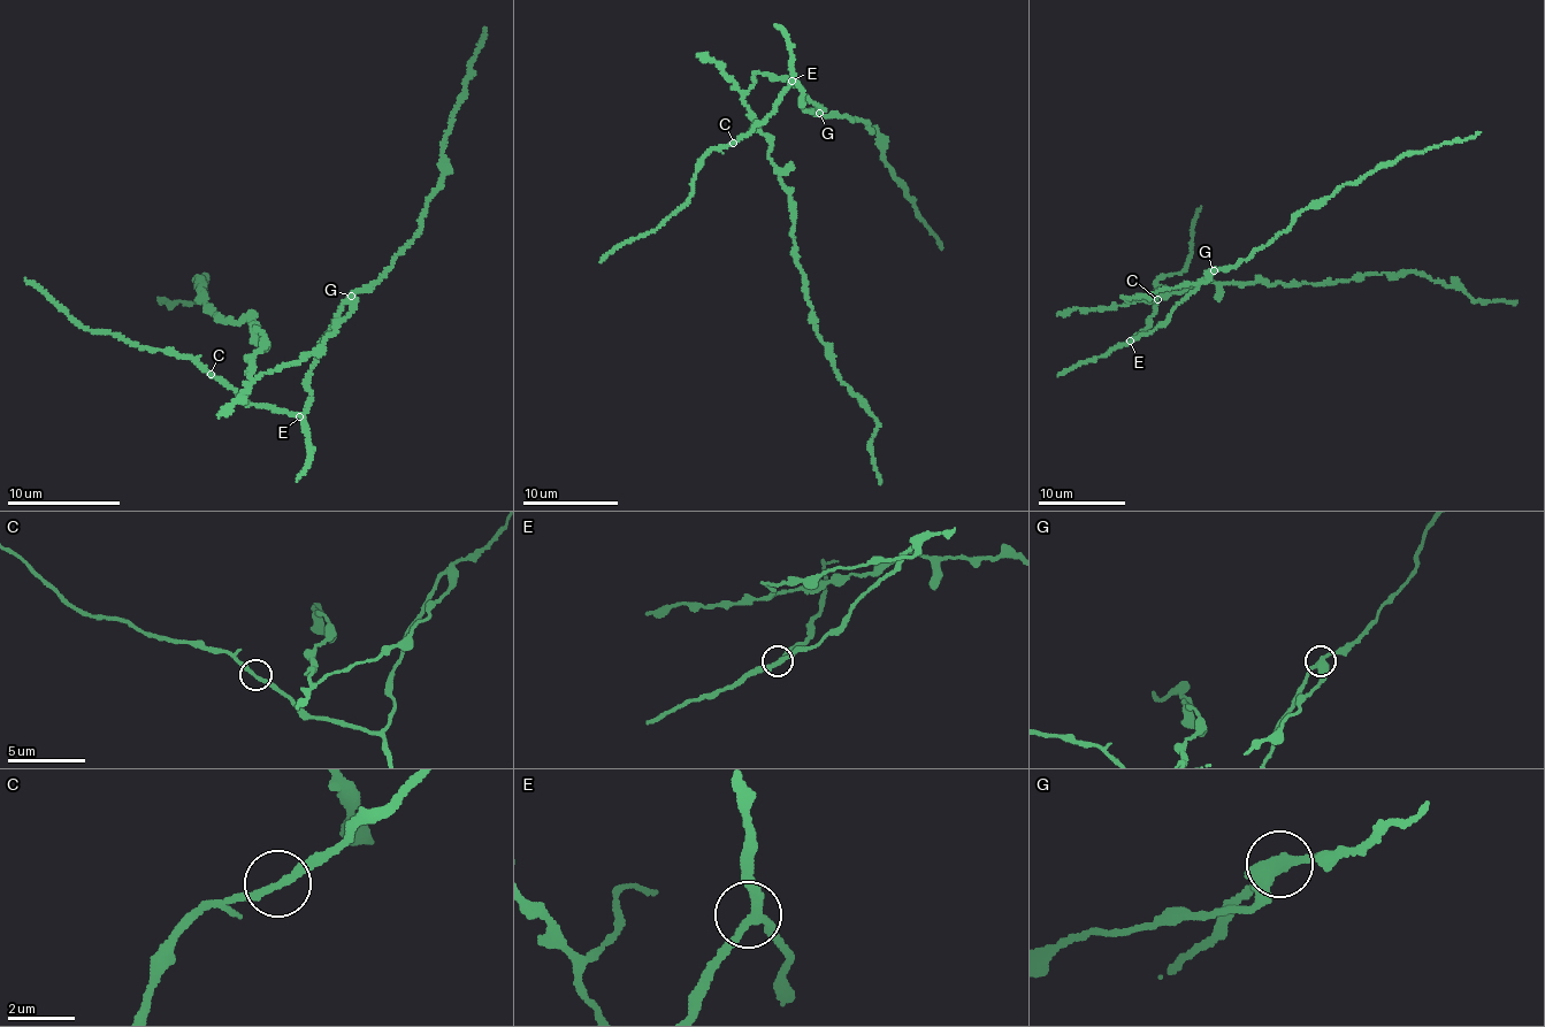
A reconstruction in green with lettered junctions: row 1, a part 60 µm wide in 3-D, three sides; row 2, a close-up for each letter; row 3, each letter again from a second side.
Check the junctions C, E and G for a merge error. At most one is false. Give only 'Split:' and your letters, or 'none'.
Split: G

